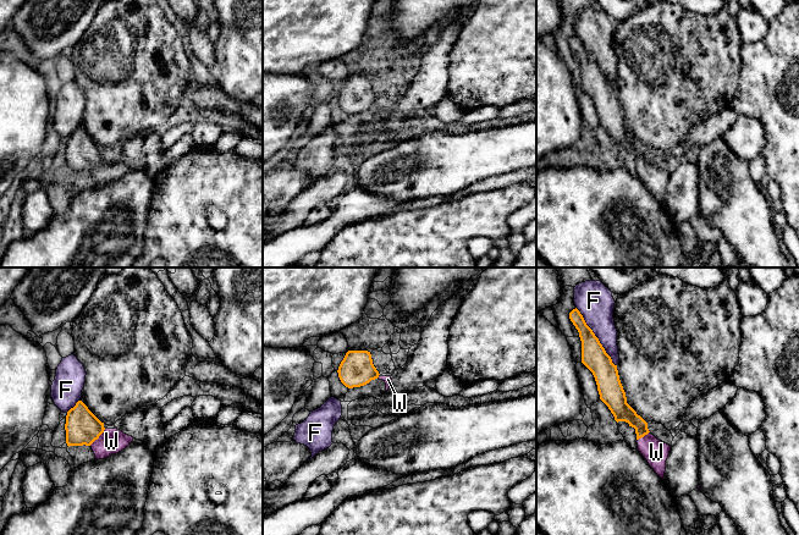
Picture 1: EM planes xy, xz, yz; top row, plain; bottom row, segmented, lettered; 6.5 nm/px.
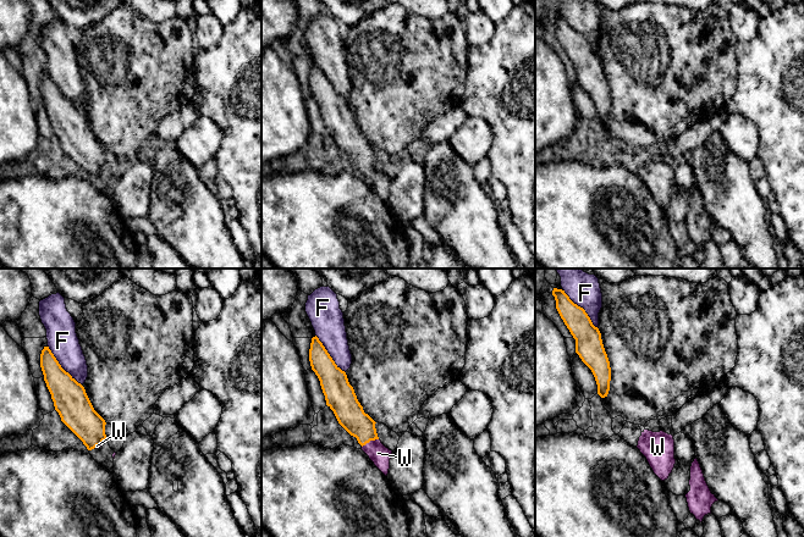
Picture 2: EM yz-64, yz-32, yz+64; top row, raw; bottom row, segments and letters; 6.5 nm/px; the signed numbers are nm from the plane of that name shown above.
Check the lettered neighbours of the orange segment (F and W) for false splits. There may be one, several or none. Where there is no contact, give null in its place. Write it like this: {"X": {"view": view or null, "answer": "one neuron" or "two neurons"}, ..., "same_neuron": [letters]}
{"F": {"view": "yz", "answer": "two neurons"}, "W": {"view": "xy", "answer": "one neuron"}, "same_neuron": ["W"]}

